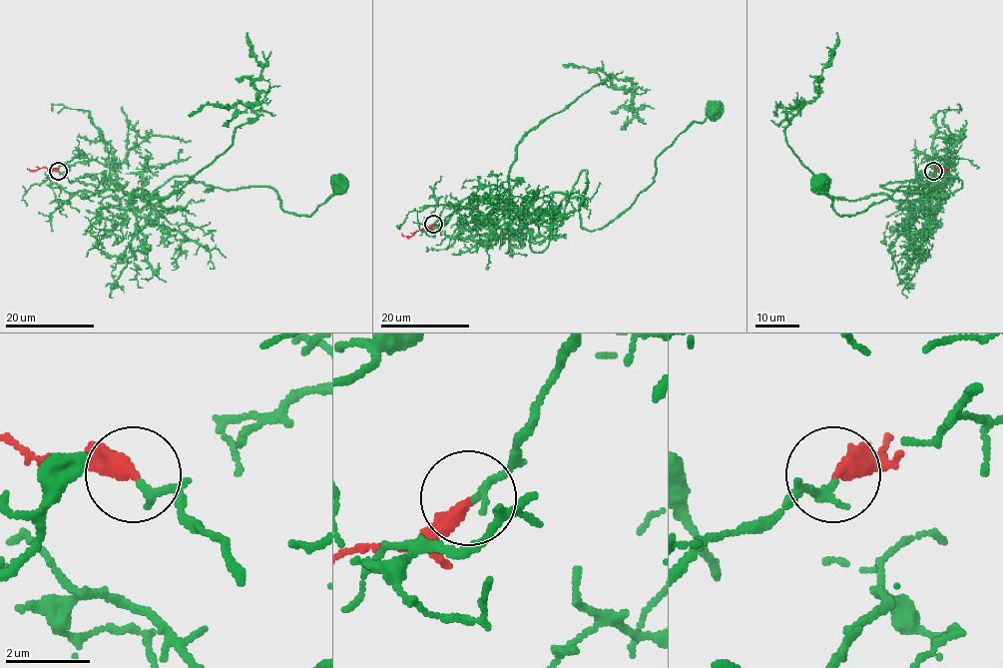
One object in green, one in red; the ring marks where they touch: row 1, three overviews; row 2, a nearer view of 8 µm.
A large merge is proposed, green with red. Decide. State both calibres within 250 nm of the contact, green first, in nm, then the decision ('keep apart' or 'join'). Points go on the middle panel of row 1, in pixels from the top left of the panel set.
200 nm thick on the green side, 400 nm on the other; join

